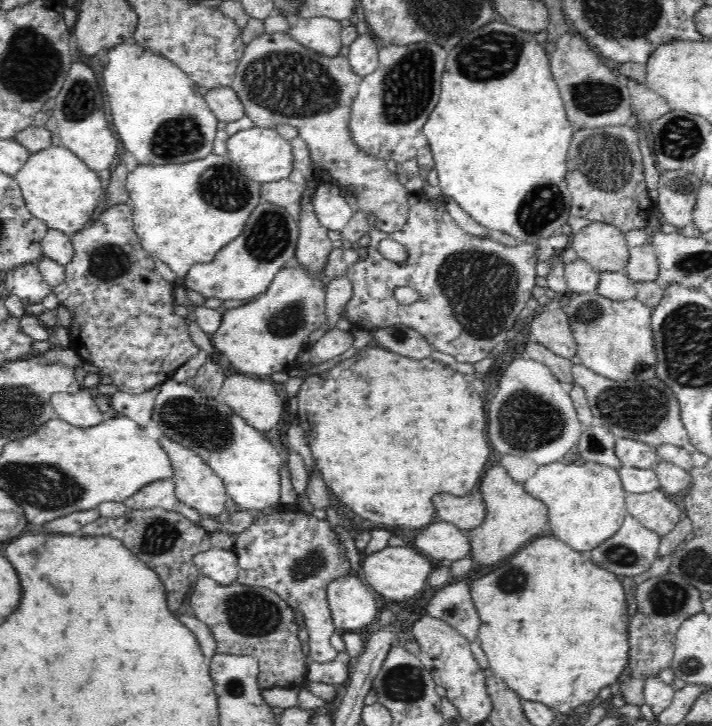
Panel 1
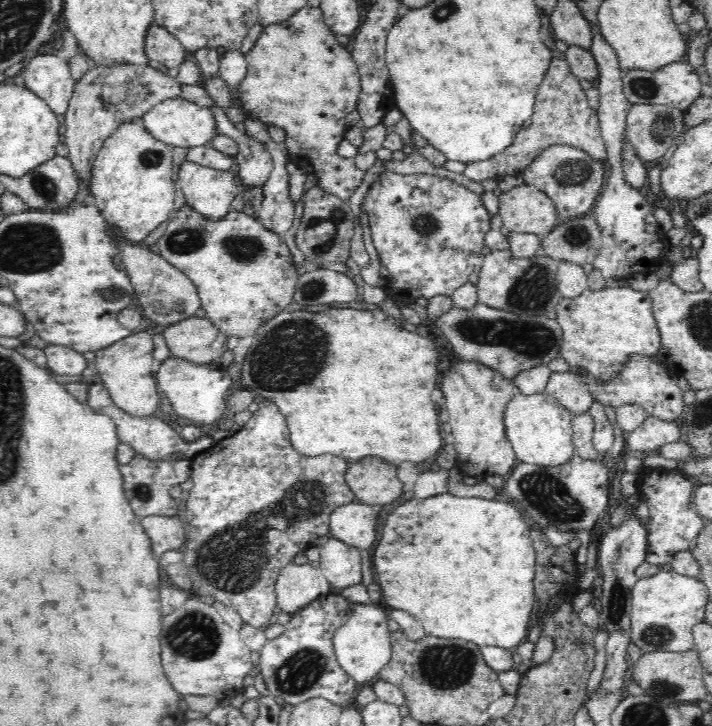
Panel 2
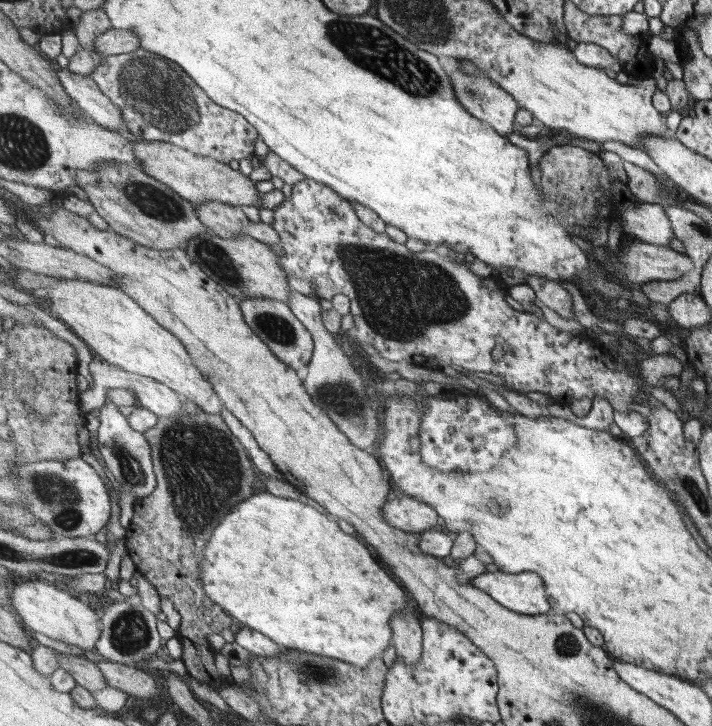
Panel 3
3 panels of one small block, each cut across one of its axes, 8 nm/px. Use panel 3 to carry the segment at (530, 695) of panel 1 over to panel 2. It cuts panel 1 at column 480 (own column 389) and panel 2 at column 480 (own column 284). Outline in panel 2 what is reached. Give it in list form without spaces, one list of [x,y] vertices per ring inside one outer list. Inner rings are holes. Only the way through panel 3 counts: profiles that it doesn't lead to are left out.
[[[449,491],[433,494],[424,498],[412,497],[406,502],[394,506],[380,524],[380,534],[378,542],[372,552],[372,564],[376,578],[374,582],[380,584],[382,600],[386,606],[394,610],[405,610],[414,615],[420,621],[425,634],[438,638],[461,638],[481,646],[497,646],[513,650],[518,643],[525,640],[526,633],[529,632],[528,622],[530,614],[533,611],[535,595],[533,594],[533,582],[535,575],[535,549],[527,535],[526,516],[520,516],[520,512],[508,502],[502,502],[497,499],[487,500],[478,497],[462,497],[450,494]]]

